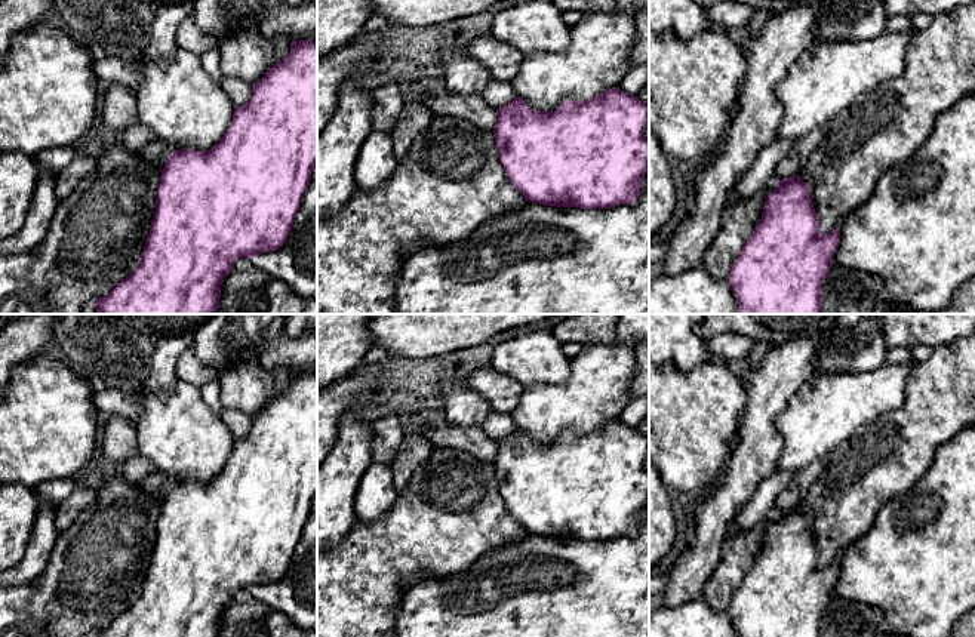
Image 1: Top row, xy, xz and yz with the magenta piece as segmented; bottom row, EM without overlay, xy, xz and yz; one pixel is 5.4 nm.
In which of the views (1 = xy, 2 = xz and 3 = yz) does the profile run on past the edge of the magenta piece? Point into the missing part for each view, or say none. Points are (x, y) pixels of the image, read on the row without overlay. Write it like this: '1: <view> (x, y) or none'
1: none
2: none
3: none

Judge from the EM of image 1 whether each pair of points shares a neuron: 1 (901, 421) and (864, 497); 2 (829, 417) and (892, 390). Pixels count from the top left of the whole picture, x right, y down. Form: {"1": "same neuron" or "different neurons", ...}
{"1": "same neuron", "2": "same neuron"}

